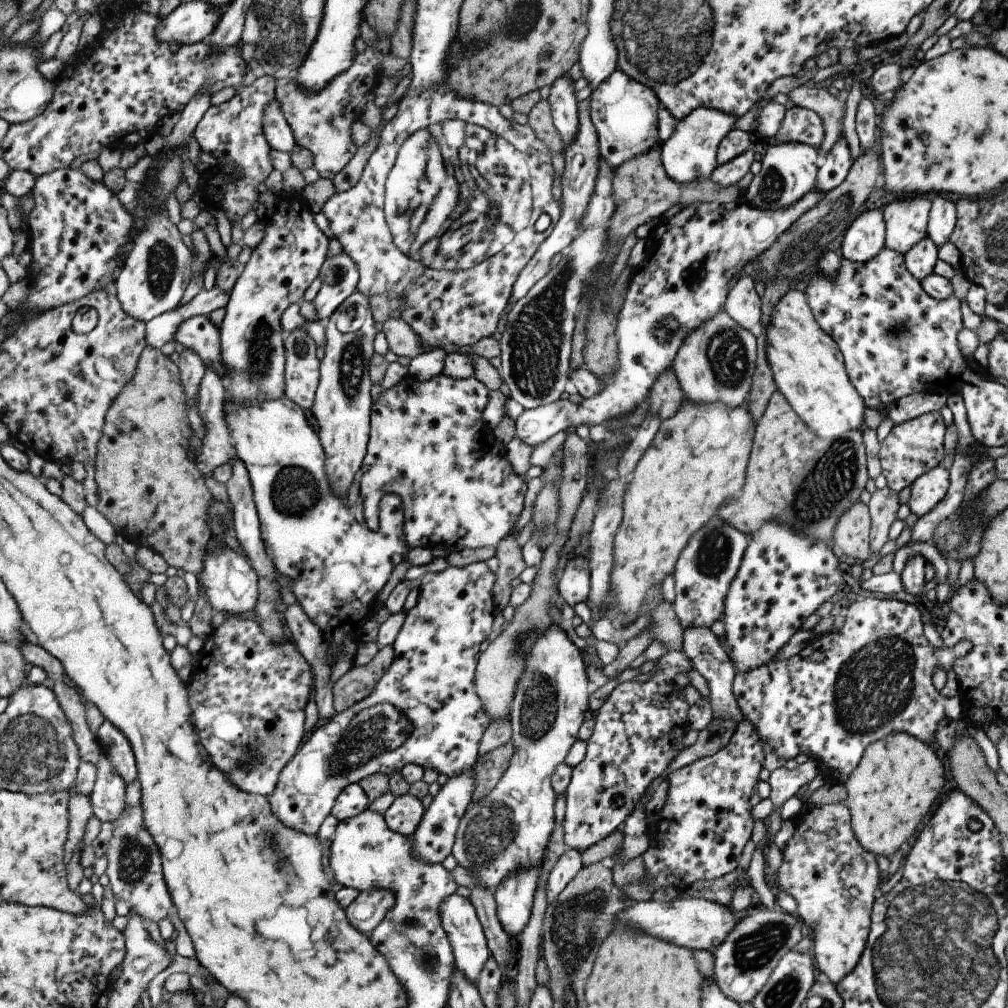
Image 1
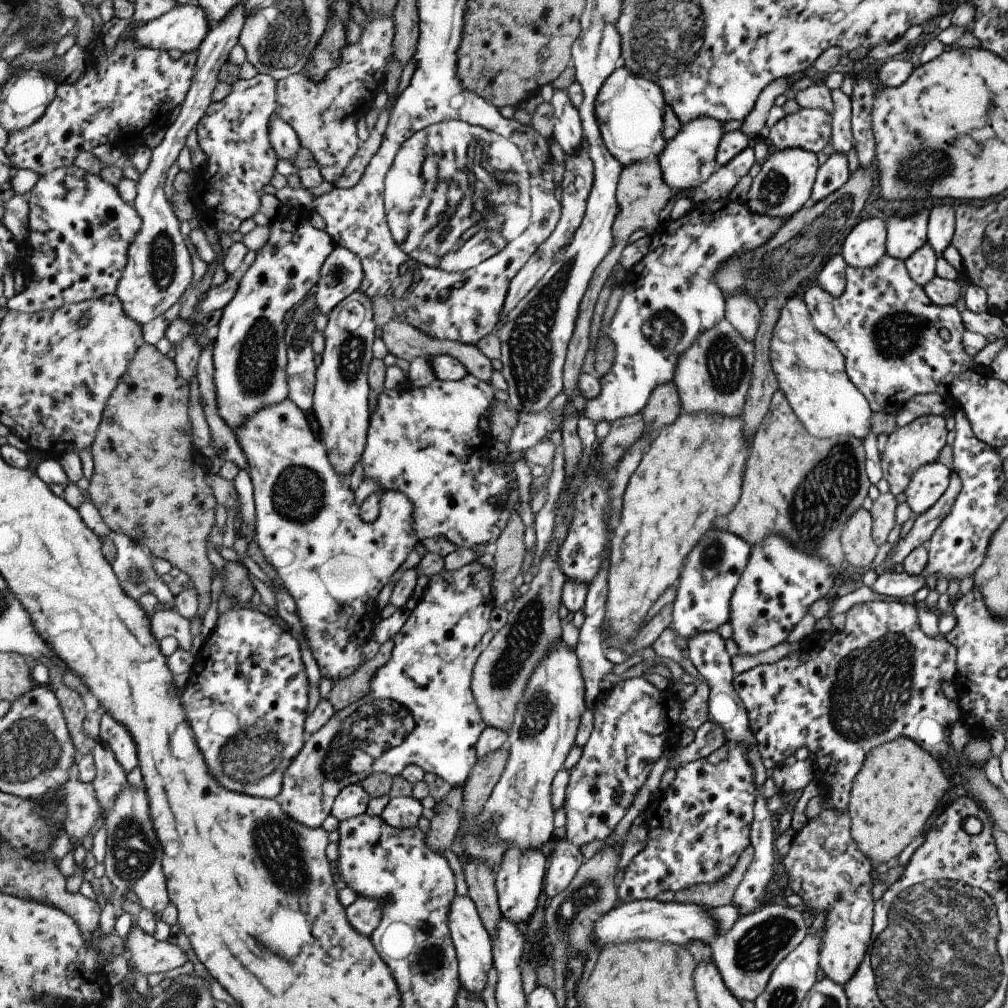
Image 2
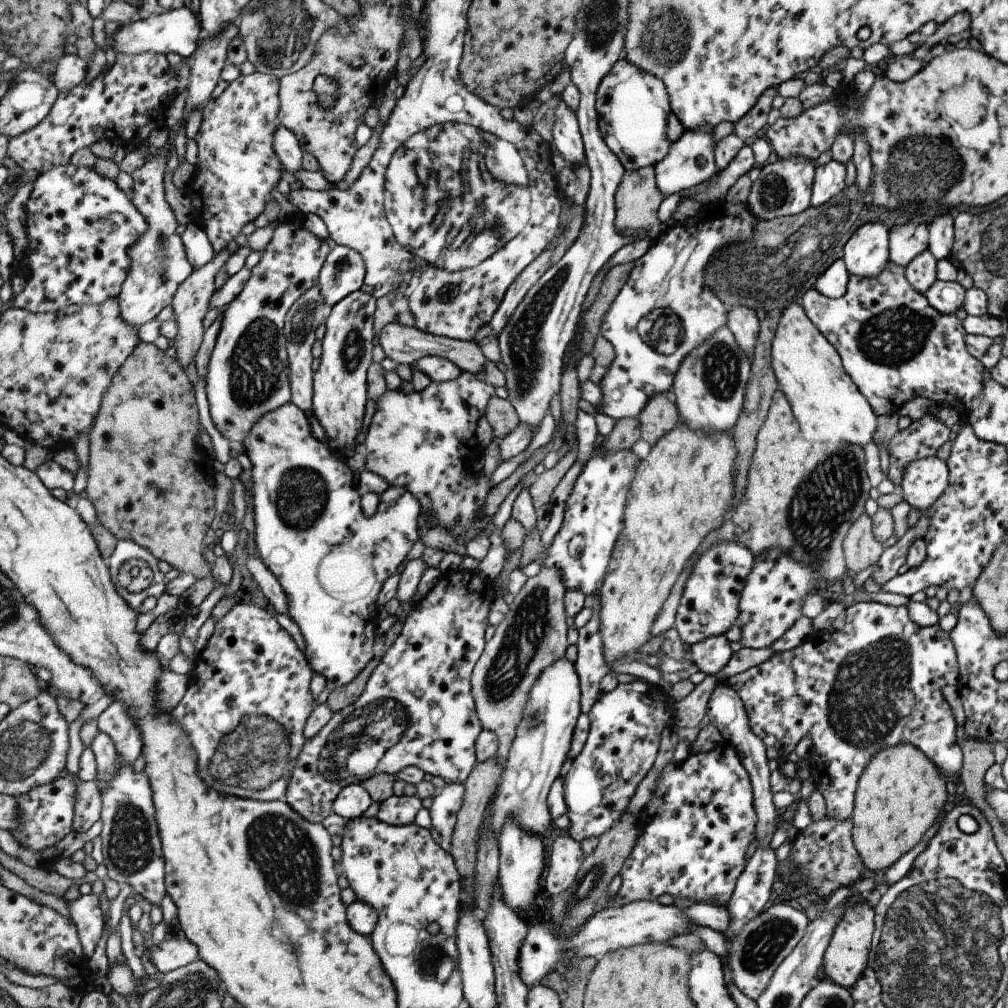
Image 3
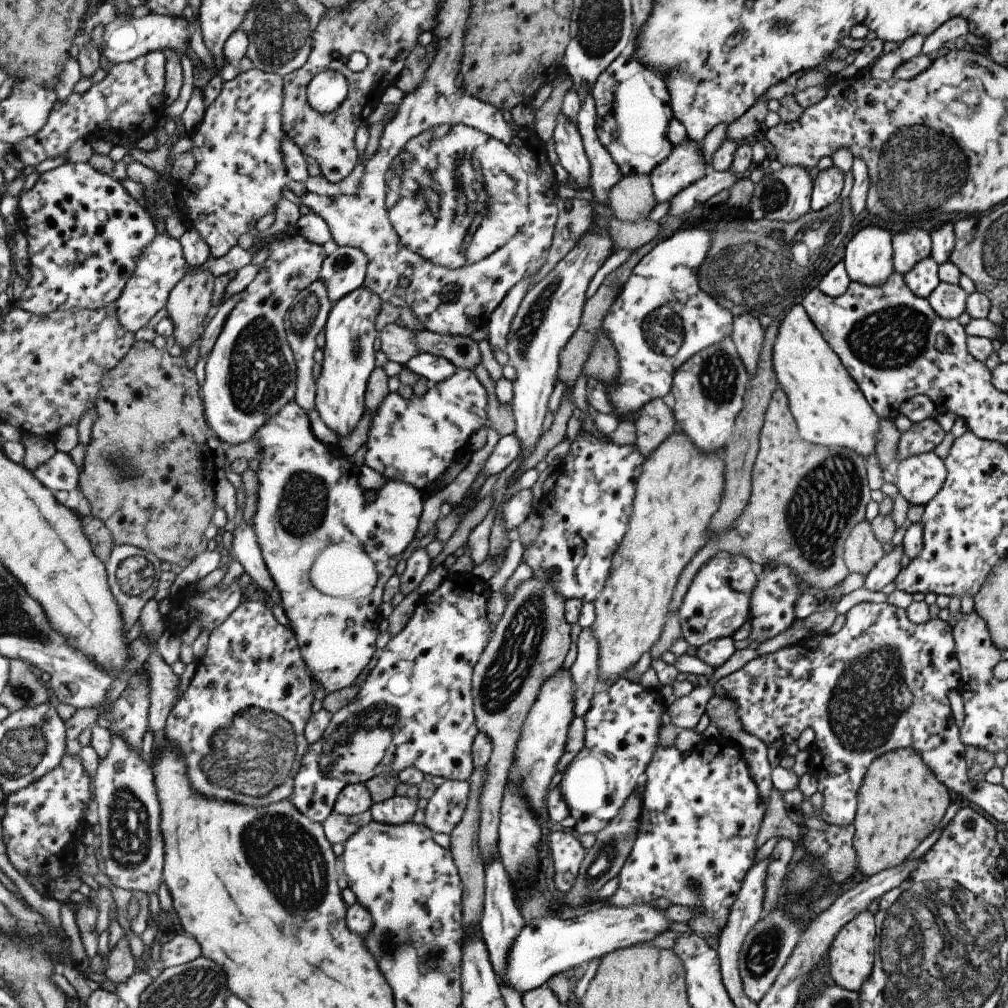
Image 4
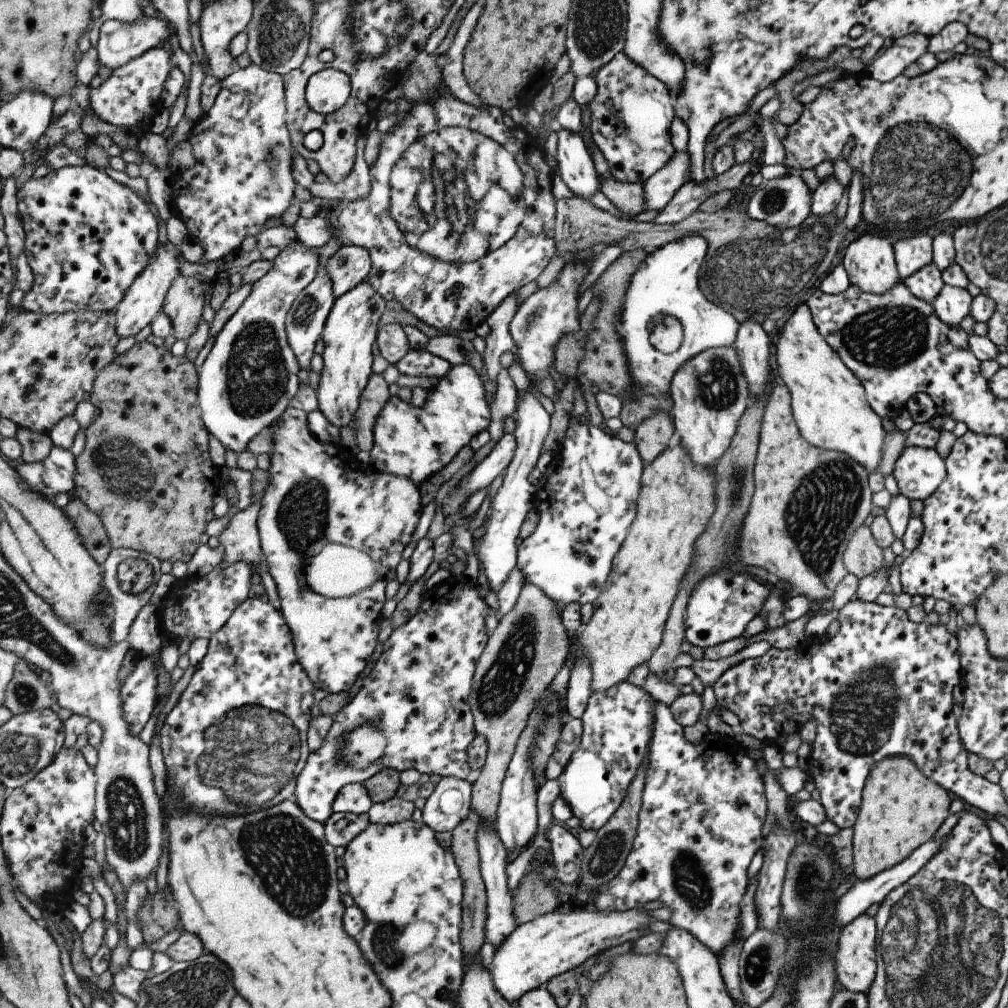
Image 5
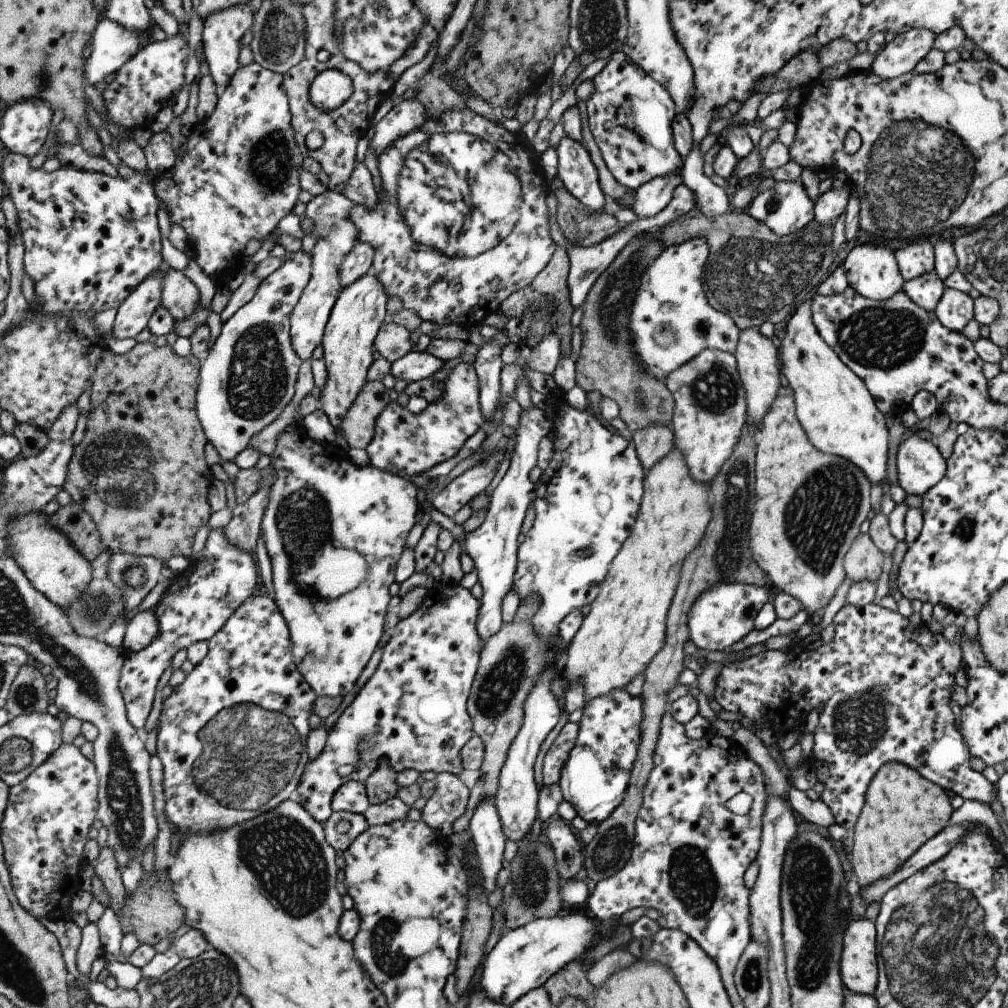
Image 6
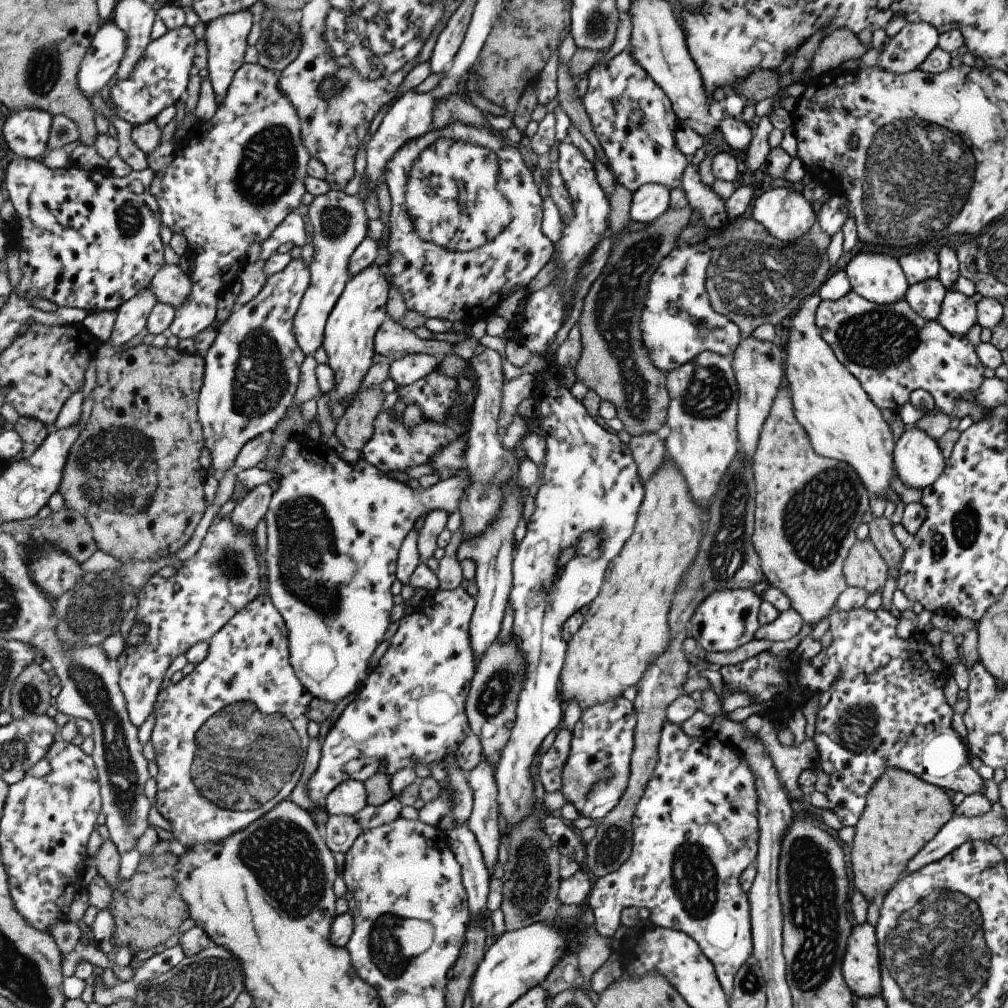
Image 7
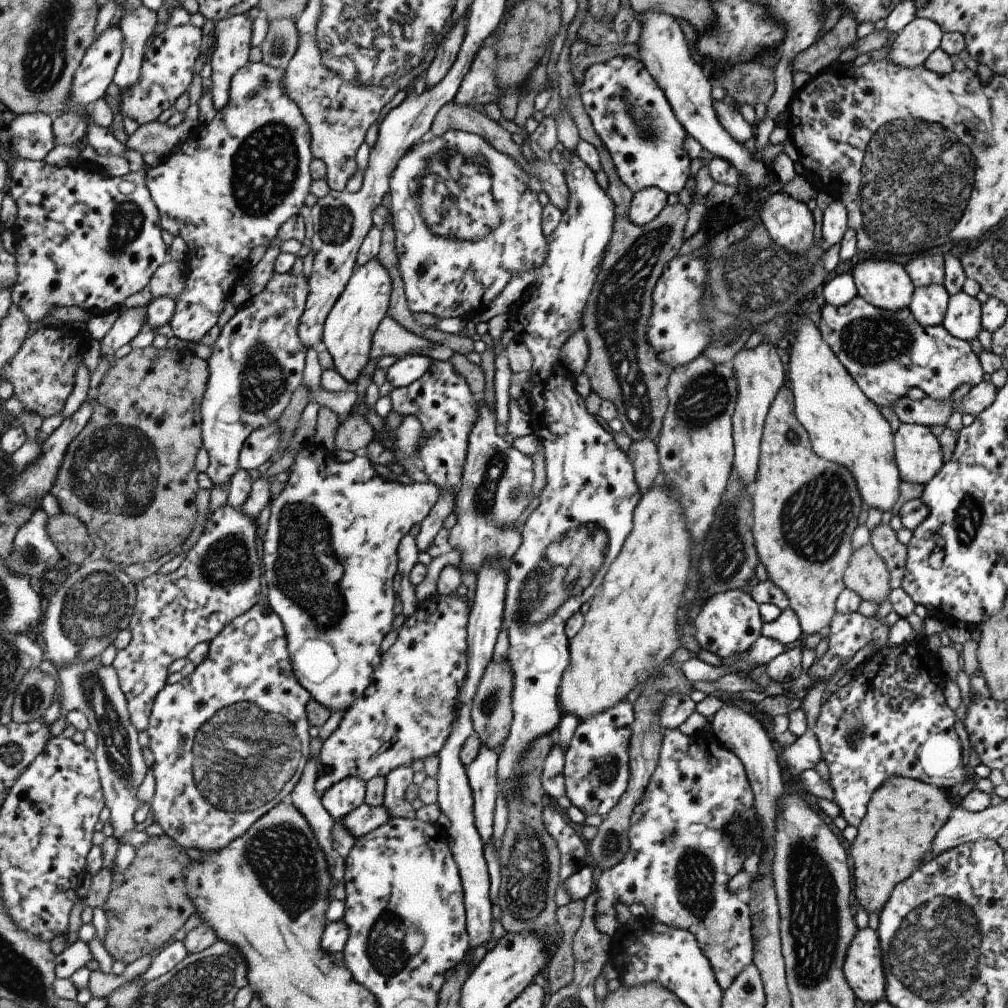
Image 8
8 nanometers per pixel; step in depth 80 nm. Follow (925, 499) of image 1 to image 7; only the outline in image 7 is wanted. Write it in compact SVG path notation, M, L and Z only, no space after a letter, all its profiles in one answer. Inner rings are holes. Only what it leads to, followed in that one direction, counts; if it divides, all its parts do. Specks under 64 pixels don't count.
M906 426L894 444L892 463L906 487L922 489L942 473L944 458L935 439L914 426Z

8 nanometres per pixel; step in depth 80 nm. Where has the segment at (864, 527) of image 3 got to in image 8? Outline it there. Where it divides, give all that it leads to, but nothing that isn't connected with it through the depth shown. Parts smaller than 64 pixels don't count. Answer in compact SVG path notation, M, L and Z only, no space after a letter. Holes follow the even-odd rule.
M871 543L861 545L850 554L847 566L843 571L842 579L845 588L856 592L862 600L873 600L877 604L880 604L891 591L888 583L889 575L887 567L882 558L879 558Z

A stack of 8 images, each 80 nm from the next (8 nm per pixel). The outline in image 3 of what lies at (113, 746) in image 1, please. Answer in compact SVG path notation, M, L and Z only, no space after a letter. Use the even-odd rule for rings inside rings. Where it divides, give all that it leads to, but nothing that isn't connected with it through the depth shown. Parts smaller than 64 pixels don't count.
M114 702L108 706L98 718L98 727L101 733L107 733L113 739L125 763L132 765L139 760L144 740L125 703Z

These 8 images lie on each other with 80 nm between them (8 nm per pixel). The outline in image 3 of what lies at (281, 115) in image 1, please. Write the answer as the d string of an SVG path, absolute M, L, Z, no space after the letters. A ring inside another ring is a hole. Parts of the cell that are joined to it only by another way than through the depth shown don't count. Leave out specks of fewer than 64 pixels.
M281 124L275 133L274 145L278 157L282 159L282 164L285 166L285 171L288 171L291 176L293 174L296 176L296 172L303 169L305 150L295 132Z

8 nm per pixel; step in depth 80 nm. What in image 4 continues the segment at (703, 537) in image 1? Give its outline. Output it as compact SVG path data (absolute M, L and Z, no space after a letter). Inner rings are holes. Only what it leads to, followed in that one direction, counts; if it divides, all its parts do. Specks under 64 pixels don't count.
M717 551L711 555L698 567L676 610L681 638L697 648L706 642L730 637L748 618L748 596L755 583L756 567L744 554Z

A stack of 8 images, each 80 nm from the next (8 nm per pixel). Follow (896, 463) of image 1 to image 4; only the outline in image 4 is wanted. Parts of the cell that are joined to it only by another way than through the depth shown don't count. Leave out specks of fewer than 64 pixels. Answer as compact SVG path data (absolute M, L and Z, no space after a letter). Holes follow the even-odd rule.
M926 418L921 422L912 423L905 432L900 433L894 463L913 455L932 451L944 436L945 433L935 418Z

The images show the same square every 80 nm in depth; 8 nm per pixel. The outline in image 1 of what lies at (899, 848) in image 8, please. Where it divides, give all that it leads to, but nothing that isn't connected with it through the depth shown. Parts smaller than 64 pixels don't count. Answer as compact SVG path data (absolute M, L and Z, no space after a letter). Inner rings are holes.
M892 733L886 737L869 743L857 766L847 775L844 786L847 797L843 801L850 814L850 825L859 844L874 855L879 854L889 858L899 848L905 848L904 843L917 826L924 814L929 812L933 802L937 800L943 786L943 755L929 743L922 743L907 733Z

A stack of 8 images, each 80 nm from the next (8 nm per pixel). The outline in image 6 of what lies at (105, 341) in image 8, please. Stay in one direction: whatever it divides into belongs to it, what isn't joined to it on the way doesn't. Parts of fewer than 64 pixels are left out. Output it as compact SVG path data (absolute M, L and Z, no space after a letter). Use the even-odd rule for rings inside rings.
M163 262L153 274L150 274L123 304L117 309L113 326L113 336L117 340L135 338L150 324L151 318L162 306L164 279L171 268Z

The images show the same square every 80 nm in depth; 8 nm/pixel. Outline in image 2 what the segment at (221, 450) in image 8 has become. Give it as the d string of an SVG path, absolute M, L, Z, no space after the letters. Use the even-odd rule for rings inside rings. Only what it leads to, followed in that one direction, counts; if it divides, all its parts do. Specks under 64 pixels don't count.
M285 218L273 222L269 227L271 232L267 244L256 251L256 259L240 280L235 296L223 309L213 348L219 414L235 432L252 414L258 413L262 408L279 404L290 396L286 369L288 365L286 314L309 294L313 286L318 286L323 265L337 247L326 230L315 229L309 222L301 224L291 218Z

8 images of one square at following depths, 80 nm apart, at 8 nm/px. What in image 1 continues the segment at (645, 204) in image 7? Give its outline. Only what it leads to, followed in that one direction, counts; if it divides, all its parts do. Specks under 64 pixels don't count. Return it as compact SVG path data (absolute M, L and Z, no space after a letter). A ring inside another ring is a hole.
M697 107L680 118L671 134L659 144L660 161L665 174L676 183L707 178L718 165L716 150L719 141L733 129L736 116L720 110Z

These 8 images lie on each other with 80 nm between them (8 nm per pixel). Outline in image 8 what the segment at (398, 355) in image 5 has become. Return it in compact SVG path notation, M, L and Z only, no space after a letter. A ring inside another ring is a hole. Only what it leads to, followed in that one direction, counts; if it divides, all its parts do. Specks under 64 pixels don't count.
M387 315L375 333L374 348L371 349L370 357L373 364L382 356L399 356L400 359L438 345L440 344L409 332L397 320Z

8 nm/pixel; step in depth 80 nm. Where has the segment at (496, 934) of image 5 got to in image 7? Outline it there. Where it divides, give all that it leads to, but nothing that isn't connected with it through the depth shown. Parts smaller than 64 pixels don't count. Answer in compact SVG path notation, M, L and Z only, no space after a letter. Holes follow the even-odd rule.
M487 759L471 771L470 784L474 790L474 809L468 818L469 828L477 837L485 864L492 872L499 862L502 832L496 770Z

